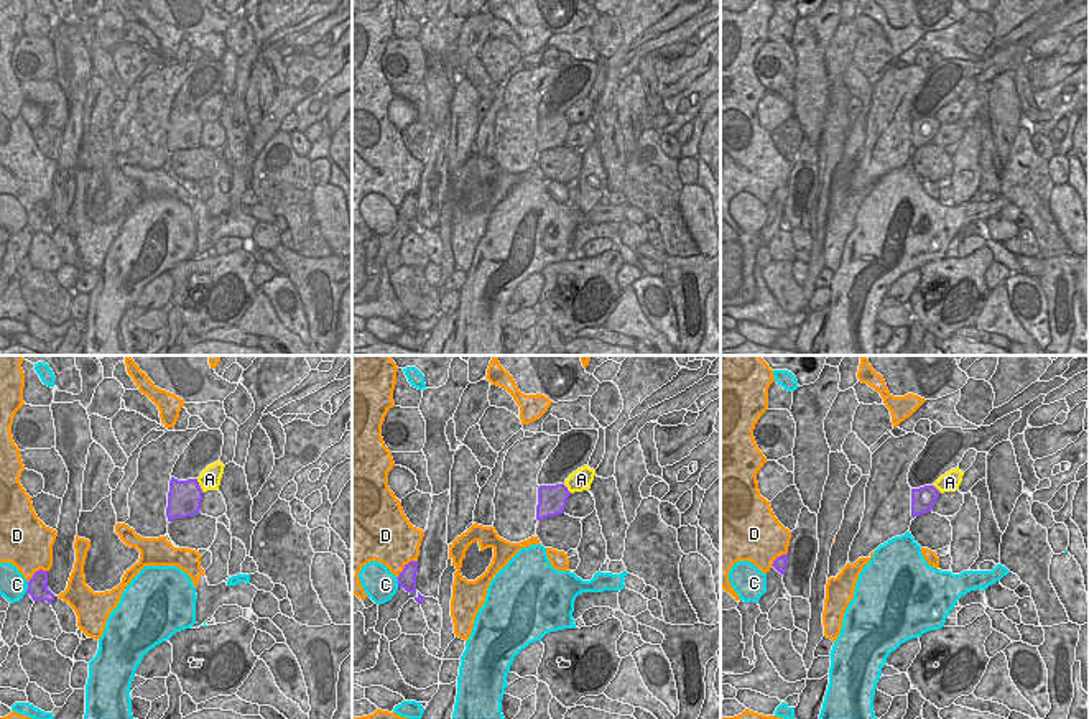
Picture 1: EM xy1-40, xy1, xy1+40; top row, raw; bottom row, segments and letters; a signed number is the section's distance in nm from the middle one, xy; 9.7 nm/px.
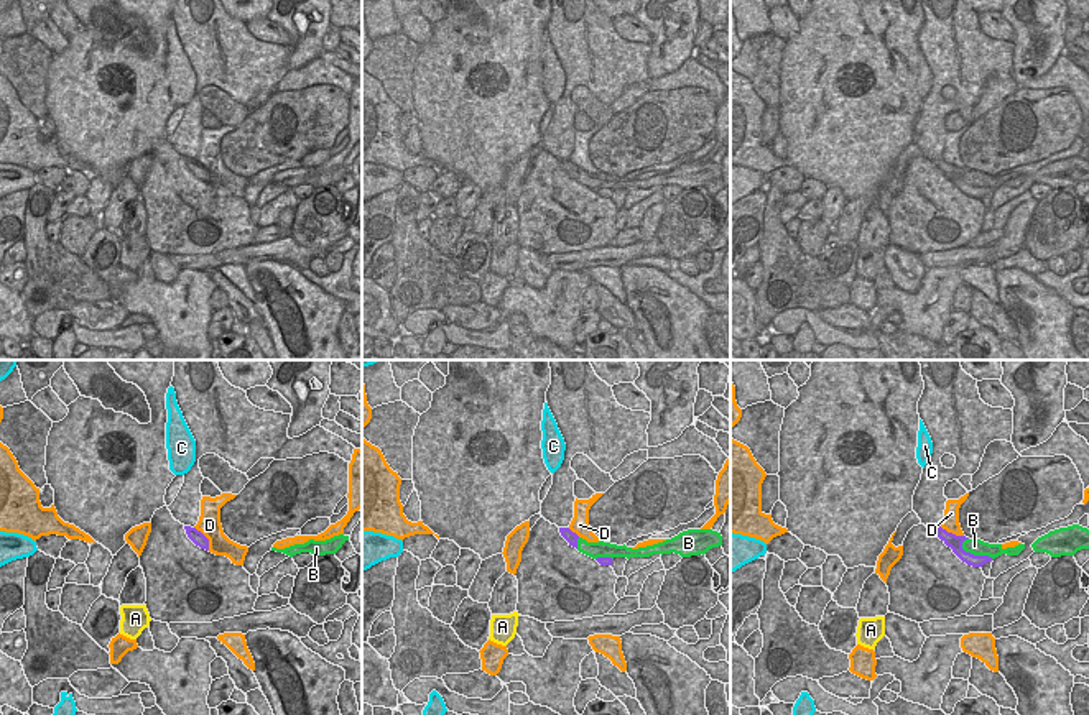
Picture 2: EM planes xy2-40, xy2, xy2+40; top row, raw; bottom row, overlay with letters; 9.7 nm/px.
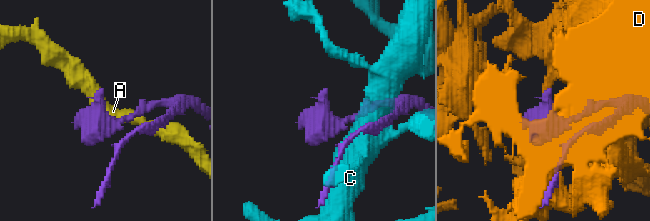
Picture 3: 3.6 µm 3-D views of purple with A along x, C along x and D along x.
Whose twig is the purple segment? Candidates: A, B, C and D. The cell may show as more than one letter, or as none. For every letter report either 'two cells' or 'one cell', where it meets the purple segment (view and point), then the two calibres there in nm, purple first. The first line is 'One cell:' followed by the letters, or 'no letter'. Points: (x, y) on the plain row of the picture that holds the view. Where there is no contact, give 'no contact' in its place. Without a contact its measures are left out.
One cell: B
A: two cells | xy1-40 (199, 117) | 320/220 nm
B: one cell | xy2+40 (976, 188) | 140/160 nm
C: two cells | xy1-40 (28, 219) | 190/260 nm
D: two cells | xy1 (405, 198) | 190/460 nm

